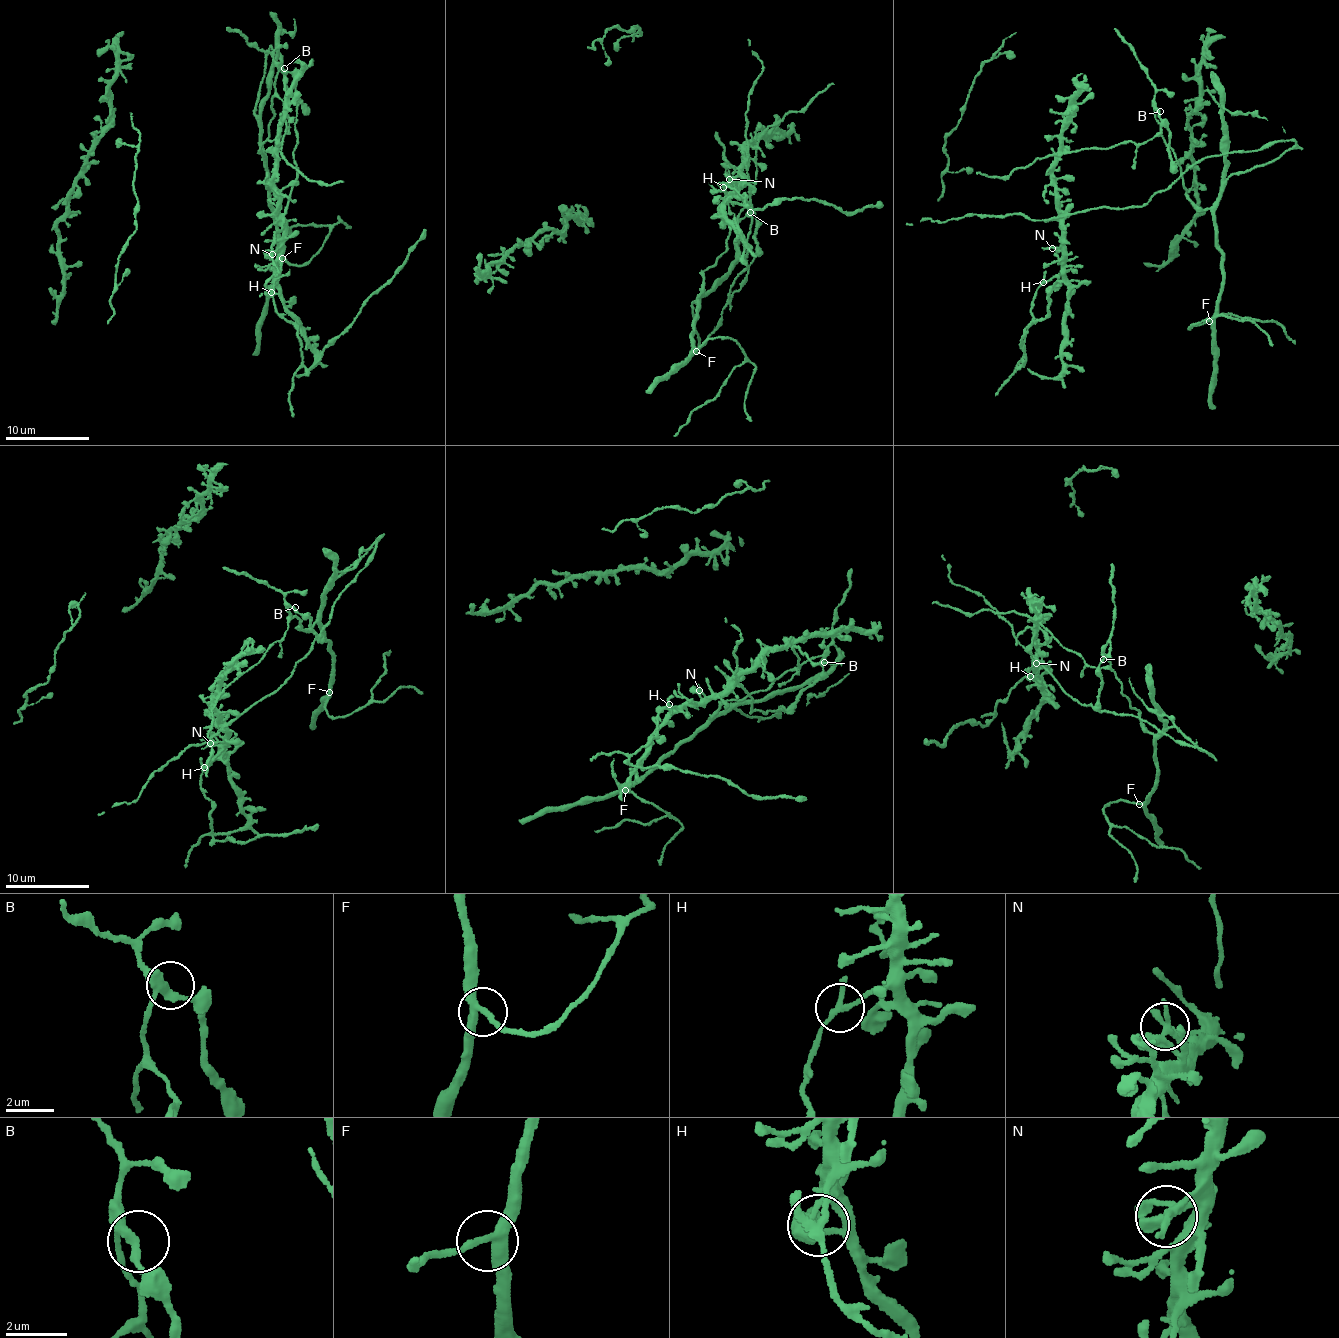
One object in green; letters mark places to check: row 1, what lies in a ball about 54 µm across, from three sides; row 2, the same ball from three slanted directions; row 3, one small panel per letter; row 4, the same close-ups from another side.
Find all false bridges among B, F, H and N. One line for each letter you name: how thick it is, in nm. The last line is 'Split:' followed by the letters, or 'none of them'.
H: Thickness 200 nm
Split: H

